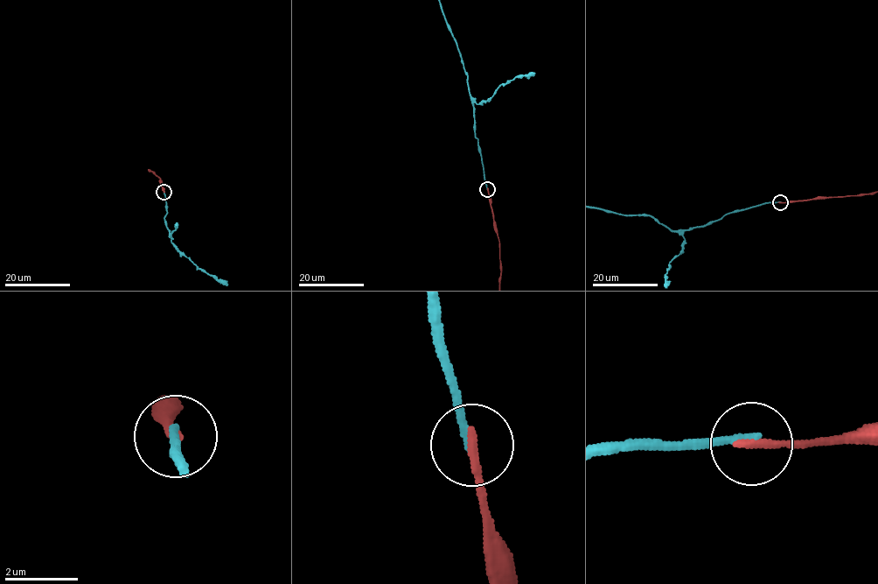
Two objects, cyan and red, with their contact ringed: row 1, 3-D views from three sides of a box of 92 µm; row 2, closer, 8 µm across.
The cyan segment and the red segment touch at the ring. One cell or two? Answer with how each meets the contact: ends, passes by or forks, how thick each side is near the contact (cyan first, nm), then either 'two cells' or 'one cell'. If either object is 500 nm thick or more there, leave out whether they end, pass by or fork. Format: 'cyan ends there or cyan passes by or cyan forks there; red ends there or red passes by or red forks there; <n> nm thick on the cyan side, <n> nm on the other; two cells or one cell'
cyan ends there; red ends there; 200 nm thick on the cyan side, 260 nm on the other; two cells

